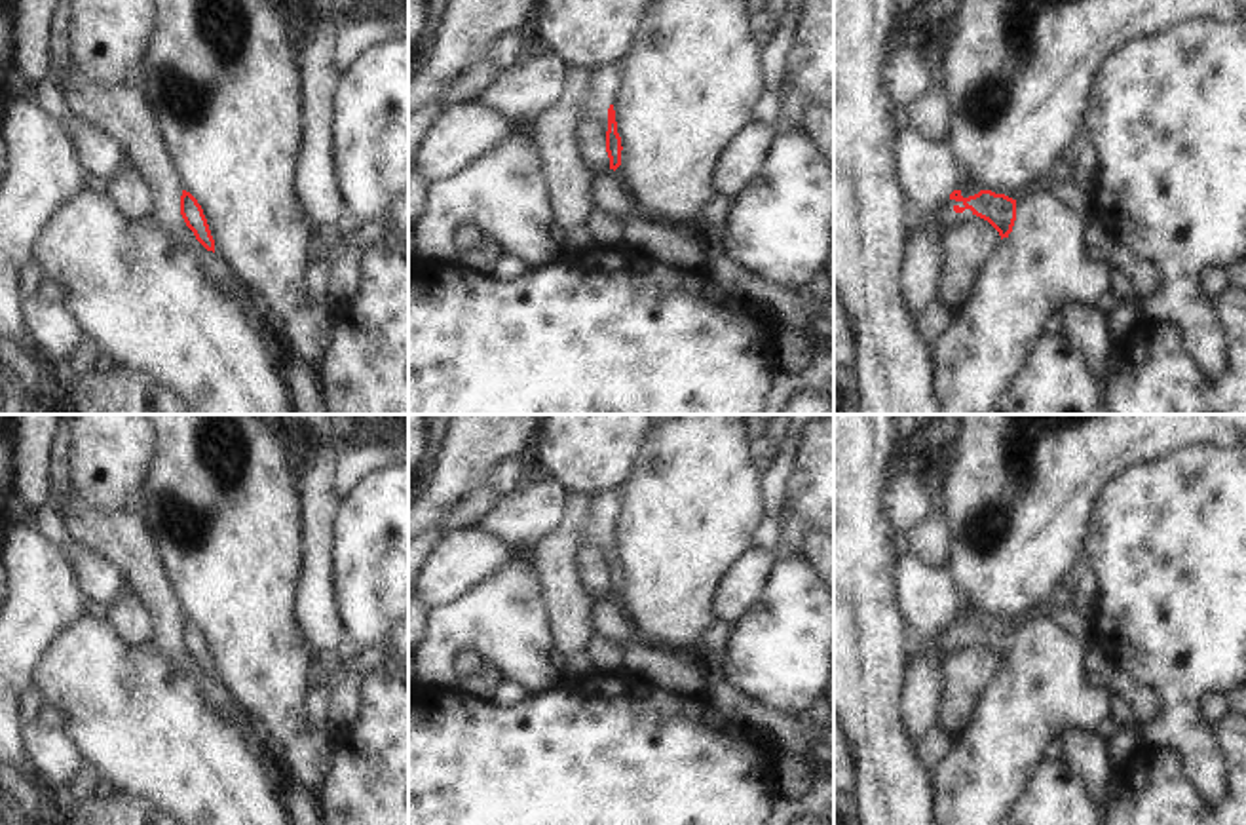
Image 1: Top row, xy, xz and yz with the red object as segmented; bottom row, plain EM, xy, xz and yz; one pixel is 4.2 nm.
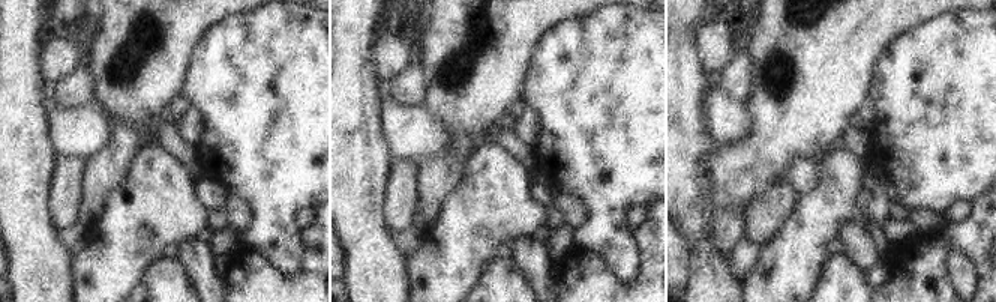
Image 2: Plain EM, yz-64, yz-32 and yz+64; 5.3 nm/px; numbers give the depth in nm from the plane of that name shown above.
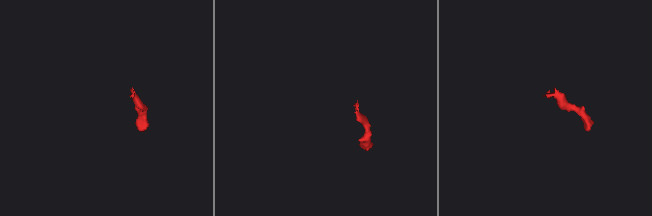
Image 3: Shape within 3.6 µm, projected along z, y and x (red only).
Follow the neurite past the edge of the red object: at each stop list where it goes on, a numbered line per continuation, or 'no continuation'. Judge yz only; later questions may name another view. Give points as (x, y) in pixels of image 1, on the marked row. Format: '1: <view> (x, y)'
1: yz (929, 172)

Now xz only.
1: xz (604, 82)

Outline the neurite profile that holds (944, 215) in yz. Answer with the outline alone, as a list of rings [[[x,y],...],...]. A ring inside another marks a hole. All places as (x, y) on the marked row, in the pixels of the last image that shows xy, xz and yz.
[[[955,200],[942,201],[942,203],[938,203],[934,209],[927,211],[927,213],[912,209],[912,211],[910,211],[908,234],[914,230],[914,226],[916,226],[917,222],[929,219],[929,221],[933,221],[933,222],[938,224],[940,238],[944,240],[948,228],[950,228],[953,222],[957,222],[957,221],[969,217],[969,215],[972,215],[972,211],[967,209],[967,207],[963,205],[963,201],[955,201]]]

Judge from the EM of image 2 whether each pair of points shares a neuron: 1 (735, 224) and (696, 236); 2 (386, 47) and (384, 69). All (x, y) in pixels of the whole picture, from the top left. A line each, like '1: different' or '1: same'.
1: different
2: same

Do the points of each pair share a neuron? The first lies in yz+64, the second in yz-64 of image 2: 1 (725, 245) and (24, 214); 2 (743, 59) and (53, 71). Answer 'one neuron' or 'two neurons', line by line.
1: two neurons
2: two neurons

